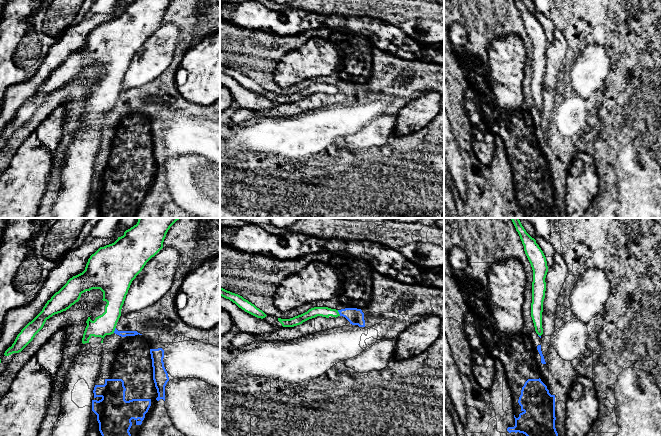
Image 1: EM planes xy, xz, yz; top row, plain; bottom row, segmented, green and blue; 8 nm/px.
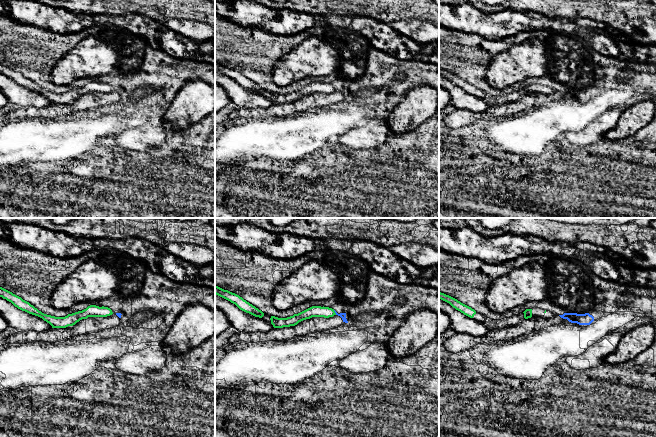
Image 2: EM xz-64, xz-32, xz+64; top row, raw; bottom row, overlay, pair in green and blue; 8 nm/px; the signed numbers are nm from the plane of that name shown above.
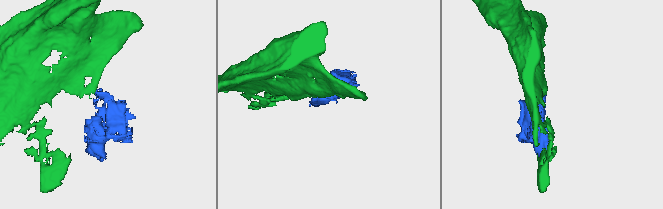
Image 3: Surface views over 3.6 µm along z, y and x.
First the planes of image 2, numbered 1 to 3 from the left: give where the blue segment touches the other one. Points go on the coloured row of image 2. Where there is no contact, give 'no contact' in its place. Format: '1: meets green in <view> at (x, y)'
1: no contact
2: meets green in xz-32 at (334, 312)
3: no contact

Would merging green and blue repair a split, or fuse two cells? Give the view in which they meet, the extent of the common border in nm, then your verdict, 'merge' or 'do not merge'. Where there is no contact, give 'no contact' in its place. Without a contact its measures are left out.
xz | 50 nm | do not merge

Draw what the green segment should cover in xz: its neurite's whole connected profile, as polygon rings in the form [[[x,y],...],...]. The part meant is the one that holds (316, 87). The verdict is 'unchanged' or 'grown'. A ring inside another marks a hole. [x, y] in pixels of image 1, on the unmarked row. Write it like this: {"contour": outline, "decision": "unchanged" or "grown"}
{"contour": [[[220,64],[220,72],[229,75],[233,79],[235,79],[239,84],[244,86],[245,88],[261,95],[265,95],[268,99],[273,101],[276,104],[284,104],[284,103],[294,103],[302,100],[303,98],[315,94],[317,92],[322,92],[326,94],[334,95],[340,92],[338,86],[331,85],[328,83],[314,83],[309,85],[307,88],[295,92],[290,95],[281,95],[275,92],[267,92],[262,86],[257,84],[254,80],[244,75],[242,72],[227,67],[223,64]]], "decision": "grown"}

